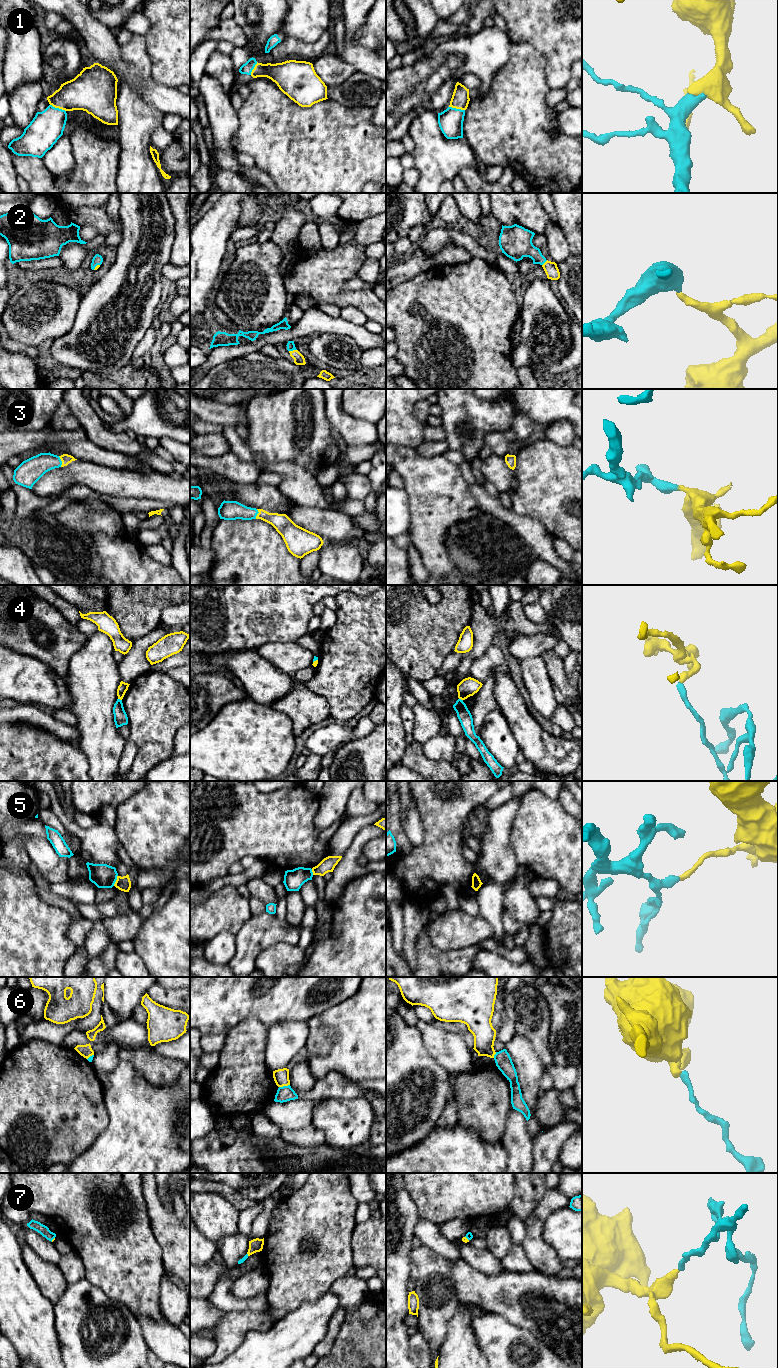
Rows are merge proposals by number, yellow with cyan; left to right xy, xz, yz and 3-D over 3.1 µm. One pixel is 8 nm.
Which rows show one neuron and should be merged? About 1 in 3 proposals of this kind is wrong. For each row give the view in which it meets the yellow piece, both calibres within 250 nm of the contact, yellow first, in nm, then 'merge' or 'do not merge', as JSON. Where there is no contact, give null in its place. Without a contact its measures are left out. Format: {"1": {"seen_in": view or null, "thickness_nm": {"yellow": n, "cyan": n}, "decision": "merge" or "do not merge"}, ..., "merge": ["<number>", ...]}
{"1": {"seen_in": "xy", "thickness_nm": {"yellow": 300, "cyan": 260}, "decision": "merge"}, "2": {"seen_in": "xz", "thickness_nm": {"yellow": 90, "cyan": 70}, "decision": "merge"}, "3": {"seen_in": "xy", "thickness_nm": {"yellow": 80, "cyan": 190}, "decision": "merge"}, "4": {"seen_in": "xy", "thickness_nm": {"yellow": 80, "cyan": 110}, "decision": "do not merge"}, "5": {"seen_in": "xy", "thickness_nm": {"yellow": 110, "cyan": 190}, "decision": "do not merge"}, "6": {"seen_in": "xz", "thickness_nm": {"yellow": 130, "cyan": 120}, "decision": "do not merge"}, "7": {"seen_in": "xy", "thickness_nm": {"yellow": 20, "cyan": 80}, "decision": "merge"}, "merge": ["1", "2", "3", "7"]}

